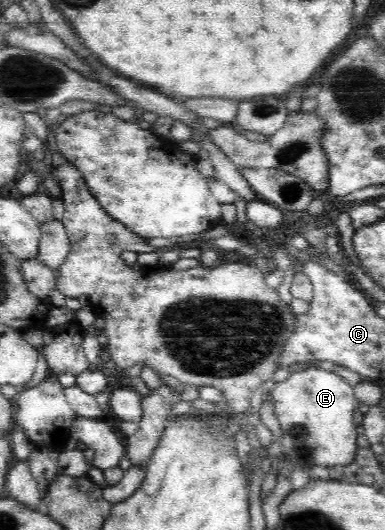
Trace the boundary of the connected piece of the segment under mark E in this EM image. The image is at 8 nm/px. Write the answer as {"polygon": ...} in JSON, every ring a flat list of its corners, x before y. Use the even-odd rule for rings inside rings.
{"polygon":[[309,365,307,369,293,372,286,380,276,383,270,393,275,417,284,433,281,449,289,463,283,467,289,471,309,471,316,465,338,468,355,459,358,434,353,411,359,401,347,380,317,365]]}

